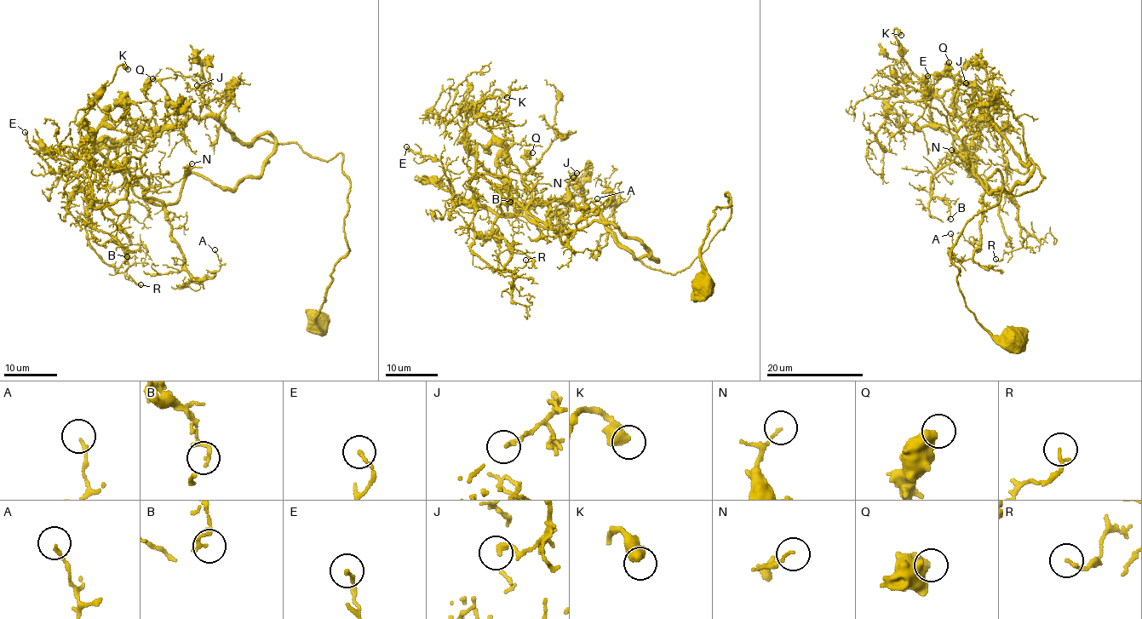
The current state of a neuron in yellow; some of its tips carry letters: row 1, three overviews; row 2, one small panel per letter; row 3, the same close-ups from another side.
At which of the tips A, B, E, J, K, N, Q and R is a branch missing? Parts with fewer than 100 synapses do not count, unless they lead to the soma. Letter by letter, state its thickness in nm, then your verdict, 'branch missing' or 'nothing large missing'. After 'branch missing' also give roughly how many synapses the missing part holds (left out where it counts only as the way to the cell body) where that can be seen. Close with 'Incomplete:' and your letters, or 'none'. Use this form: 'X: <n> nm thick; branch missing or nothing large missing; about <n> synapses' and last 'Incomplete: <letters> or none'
A: 130 nm thick; nothing large missing
B: 150 nm thick; nothing large missing
E: 150 nm thick; nothing large missing
J: 200 nm thick; nothing large missing
K: 550 nm thick; nothing large missing
N: 120 nm thick; nothing large missing
Q: 550 nm thick; nothing large missing
R: 130 nm thick; nothing large missing
Incomplete: none

